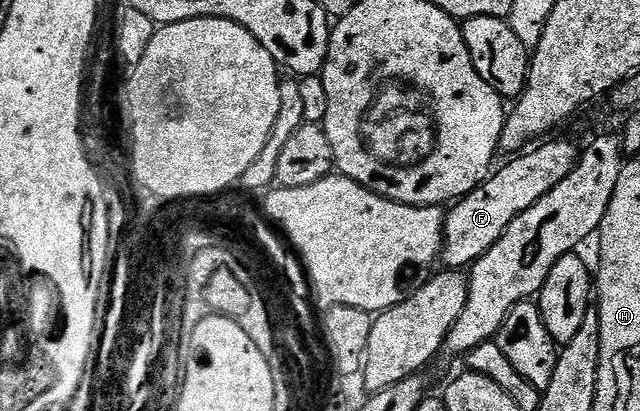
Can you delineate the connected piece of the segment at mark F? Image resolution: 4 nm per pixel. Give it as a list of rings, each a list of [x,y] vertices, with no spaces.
[[[548,141],[541,143],[546,145],[533,147],[538,149],[530,148],[514,156],[510,165],[503,166],[501,170],[498,168],[475,191],[462,197],[446,212],[443,261],[448,268],[461,271],[472,266],[474,261],[491,251],[493,244],[518,215],[527,211],[527,207],[539,203],[547,191],[559,187],[559,183],[571,175],[579,160],[579,149],[569,141]]]

